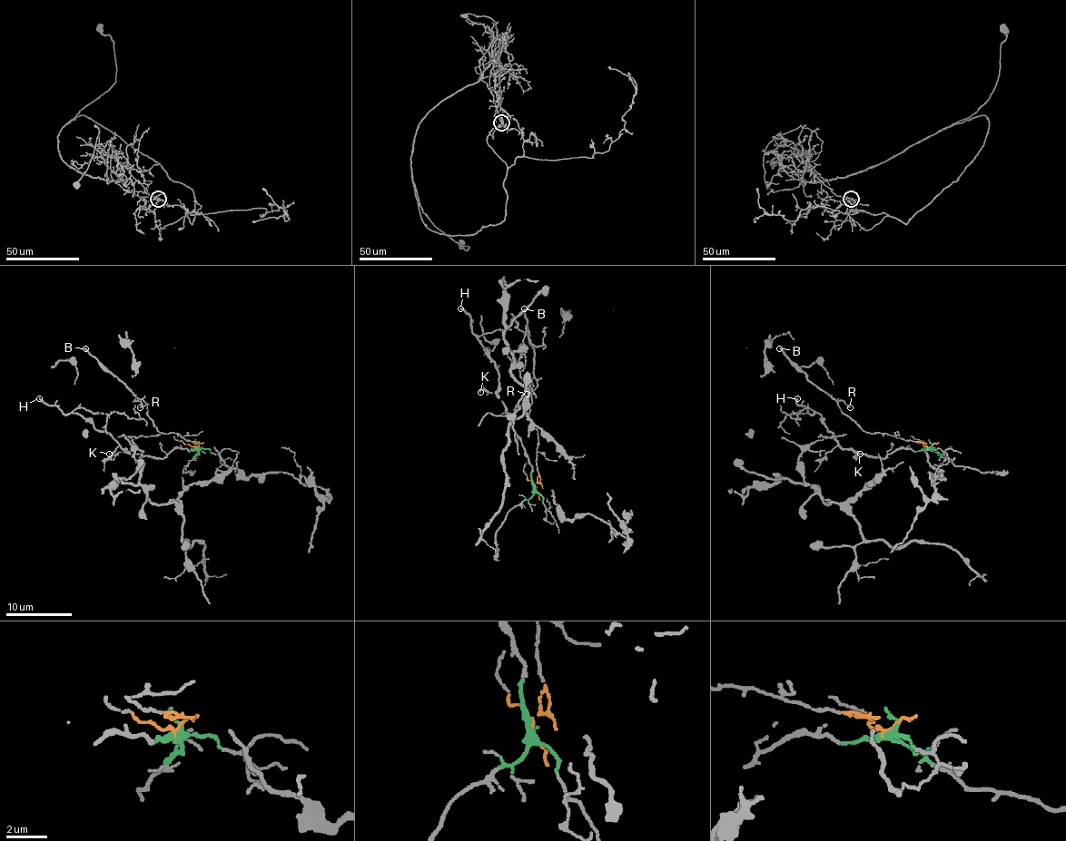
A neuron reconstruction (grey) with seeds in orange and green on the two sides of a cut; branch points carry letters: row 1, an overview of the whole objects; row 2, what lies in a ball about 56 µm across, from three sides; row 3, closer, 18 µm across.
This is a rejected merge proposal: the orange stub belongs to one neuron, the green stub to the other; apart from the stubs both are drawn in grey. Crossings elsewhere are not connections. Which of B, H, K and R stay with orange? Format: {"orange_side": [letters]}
{"orange_side": ["B", "R"]}

